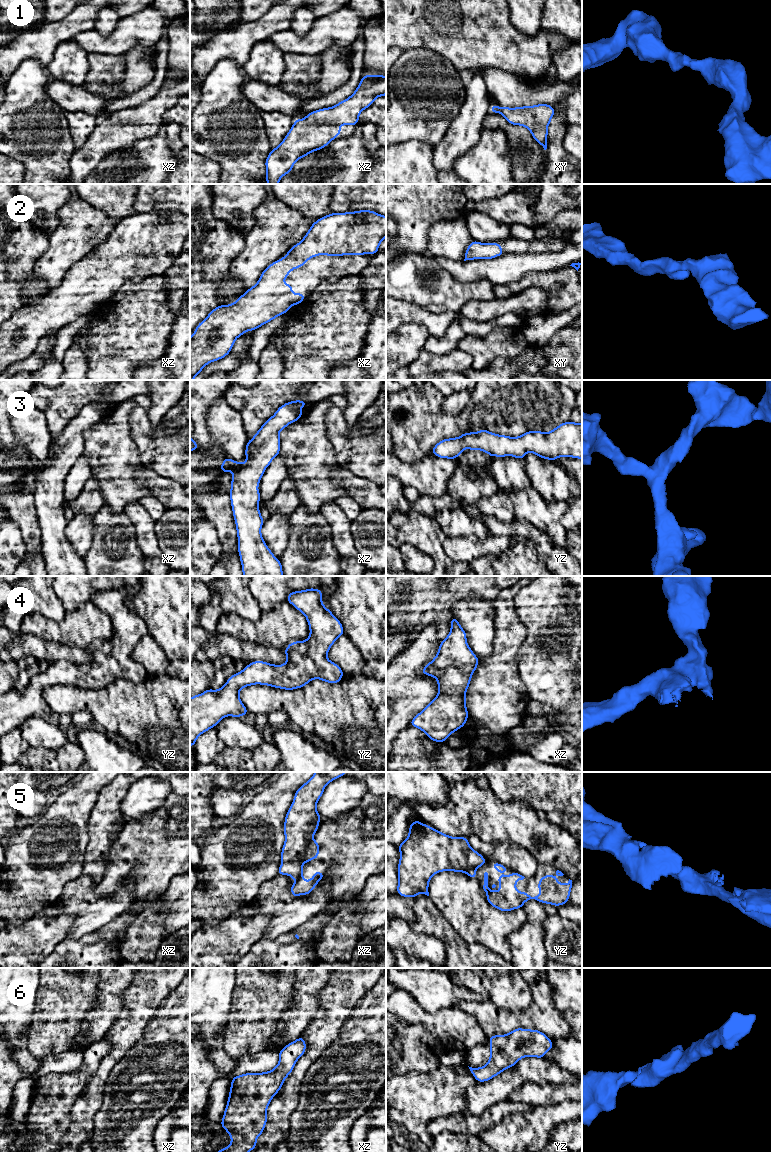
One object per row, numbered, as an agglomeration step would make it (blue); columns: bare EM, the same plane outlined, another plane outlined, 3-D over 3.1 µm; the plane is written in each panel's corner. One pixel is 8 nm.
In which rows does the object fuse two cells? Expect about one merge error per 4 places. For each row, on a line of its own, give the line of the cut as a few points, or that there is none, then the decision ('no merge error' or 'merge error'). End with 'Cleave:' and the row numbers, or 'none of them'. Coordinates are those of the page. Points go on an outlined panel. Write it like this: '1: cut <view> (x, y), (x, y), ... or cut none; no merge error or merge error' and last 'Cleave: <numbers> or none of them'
1: cut none; no merge error
2: cut none; no merge error
3: cut none; no merge error
4: cut none; no merge error
5: cut xz (313, 839), (304, 861); merge error
6: cut none; no merge error
Cleave: 5

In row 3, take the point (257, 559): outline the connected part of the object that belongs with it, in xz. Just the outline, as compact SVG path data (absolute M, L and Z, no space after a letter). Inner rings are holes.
M295 400L286 402L280 406L275 414L266 420L254 437L247 441L245 457L248 460L240 464L238 461L227 457L220 466L222 473L233 472L230 500L234 521L236 523L238 537L237 548L244 576L284 576L280 560L273 555L261 535L264 519L259 511L260 491L257 487L259 486L265 469L270 465L274 457L280 454L279 432L290 423L299 420L303 416L301 408L307 404L307 401Z

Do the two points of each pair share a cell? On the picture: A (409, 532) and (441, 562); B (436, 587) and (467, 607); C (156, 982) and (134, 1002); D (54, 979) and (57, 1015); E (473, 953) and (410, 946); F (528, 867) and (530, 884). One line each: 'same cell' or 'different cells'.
A: same cell
B: different cells
C: same cell
D: same cell
E: different cells
F: different cells

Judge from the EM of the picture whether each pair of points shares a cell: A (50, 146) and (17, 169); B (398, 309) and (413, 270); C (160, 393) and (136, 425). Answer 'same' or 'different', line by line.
A: different
B: different
C: different

